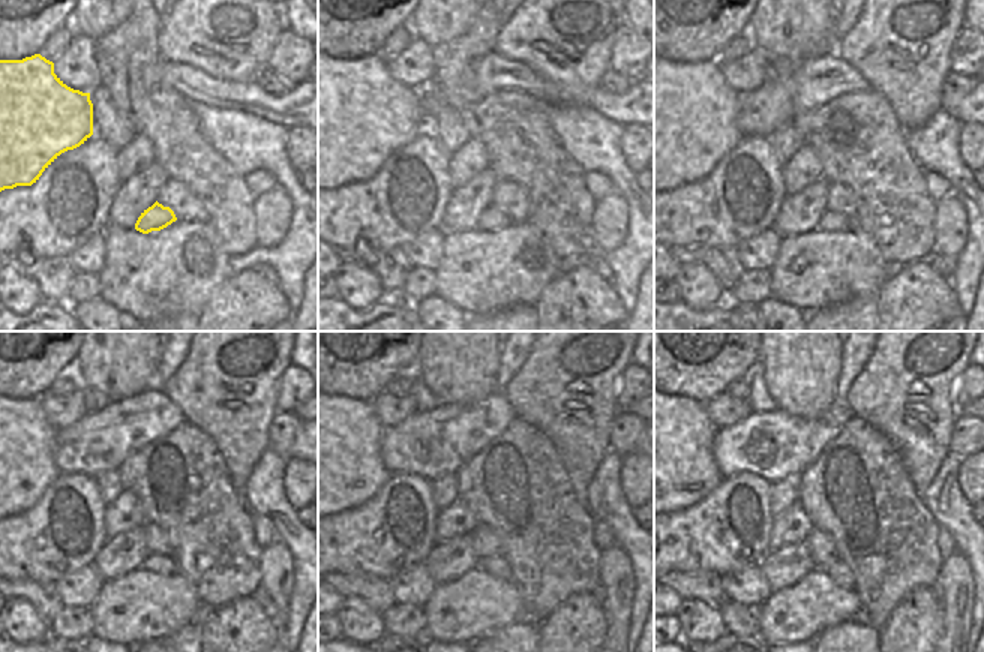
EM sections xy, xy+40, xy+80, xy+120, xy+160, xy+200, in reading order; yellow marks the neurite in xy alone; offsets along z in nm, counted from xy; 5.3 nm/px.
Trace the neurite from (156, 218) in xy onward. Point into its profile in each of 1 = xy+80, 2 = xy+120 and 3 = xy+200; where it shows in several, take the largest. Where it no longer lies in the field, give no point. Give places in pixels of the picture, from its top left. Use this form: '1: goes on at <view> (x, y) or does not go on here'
1: goes on at xy+80 (830, 222)
2: goes on at xy+120 (153, 562)
3: goes on at xy+200 (839, 565)

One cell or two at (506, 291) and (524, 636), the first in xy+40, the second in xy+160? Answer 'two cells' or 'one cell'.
two cells

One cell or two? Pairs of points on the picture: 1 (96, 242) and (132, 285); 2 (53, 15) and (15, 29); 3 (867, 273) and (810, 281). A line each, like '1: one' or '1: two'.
1: two
2: one
3: one

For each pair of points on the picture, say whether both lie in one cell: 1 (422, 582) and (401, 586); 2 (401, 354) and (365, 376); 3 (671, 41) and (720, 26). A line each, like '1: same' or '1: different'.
1: same
2: same
3: same

